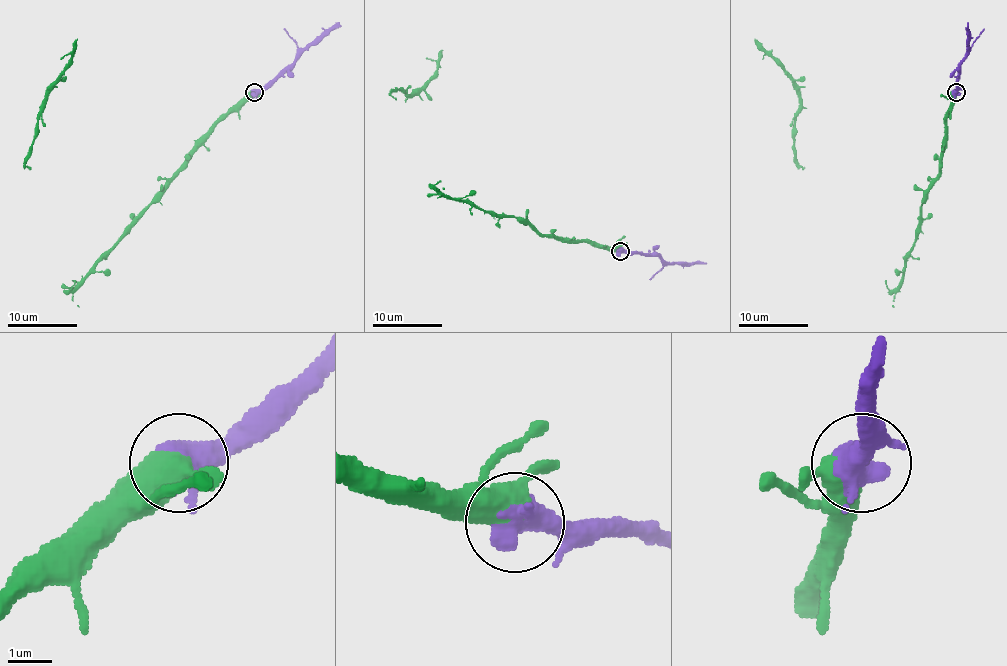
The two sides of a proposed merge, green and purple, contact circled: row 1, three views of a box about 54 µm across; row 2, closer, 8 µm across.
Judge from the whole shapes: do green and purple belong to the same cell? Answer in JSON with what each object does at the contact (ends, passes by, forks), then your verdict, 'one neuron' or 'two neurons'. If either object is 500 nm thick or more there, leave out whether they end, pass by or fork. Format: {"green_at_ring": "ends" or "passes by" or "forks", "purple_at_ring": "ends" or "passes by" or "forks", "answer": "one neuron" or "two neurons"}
{"answer": "one neuron"}

